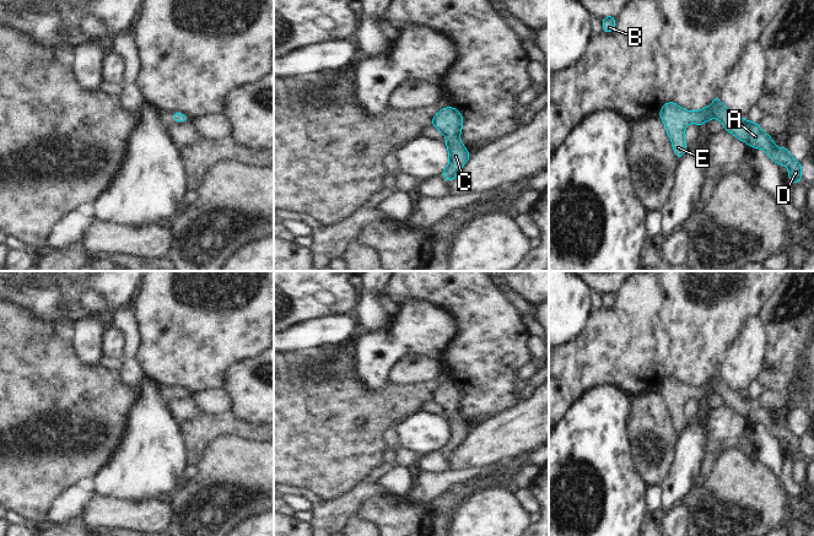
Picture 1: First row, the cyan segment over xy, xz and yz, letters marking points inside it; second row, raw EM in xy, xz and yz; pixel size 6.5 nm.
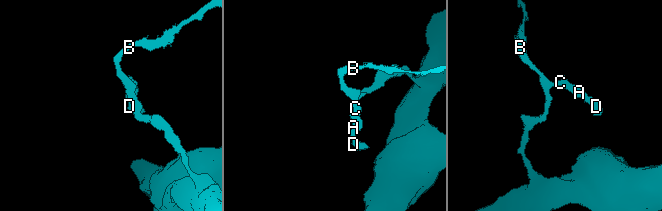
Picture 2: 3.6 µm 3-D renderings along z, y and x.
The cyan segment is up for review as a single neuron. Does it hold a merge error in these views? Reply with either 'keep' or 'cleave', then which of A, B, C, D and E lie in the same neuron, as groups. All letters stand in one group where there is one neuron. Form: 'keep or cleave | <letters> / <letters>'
keep | A B C D E

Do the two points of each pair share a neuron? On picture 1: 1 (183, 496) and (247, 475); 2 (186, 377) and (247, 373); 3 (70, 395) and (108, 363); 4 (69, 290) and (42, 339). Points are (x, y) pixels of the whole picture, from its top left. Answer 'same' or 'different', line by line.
1: same
2: different
3: different
4: different

